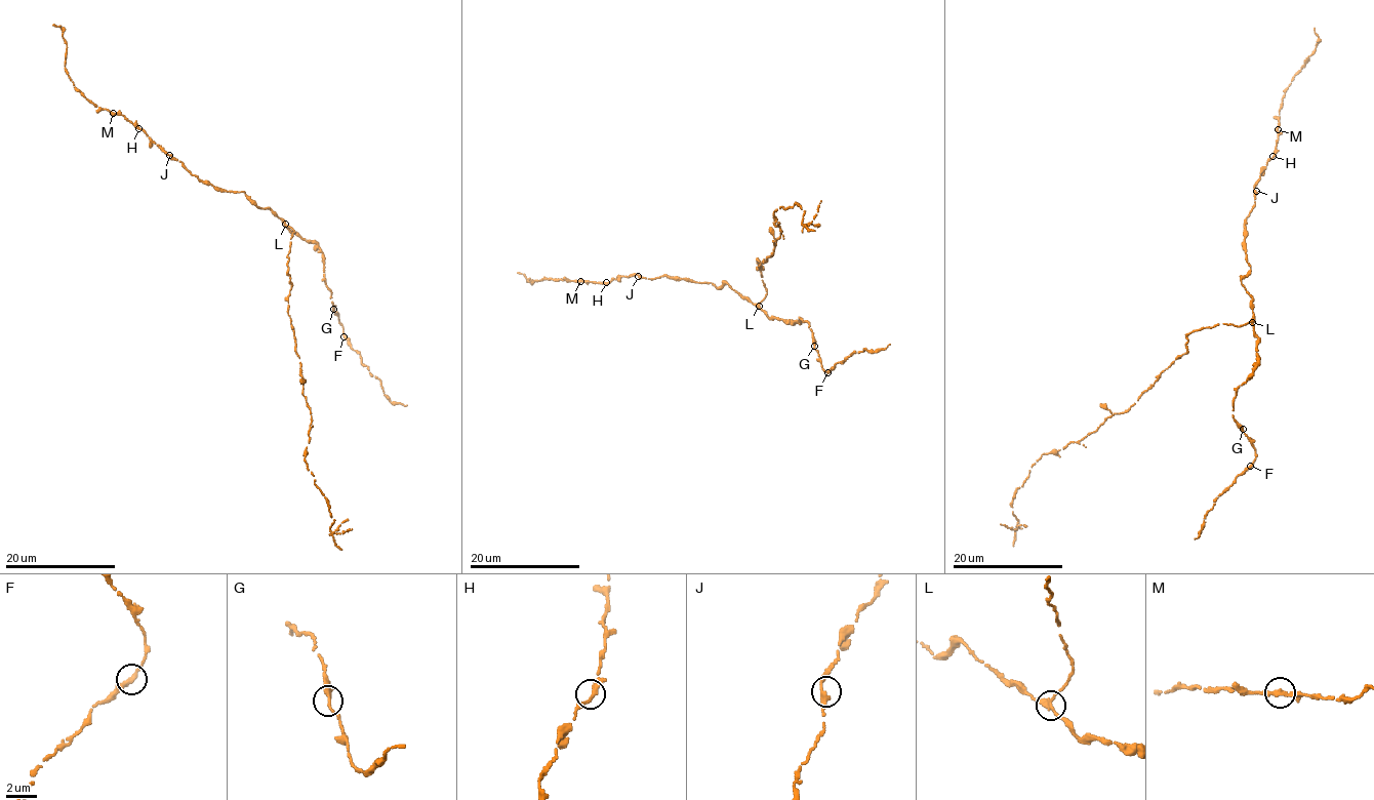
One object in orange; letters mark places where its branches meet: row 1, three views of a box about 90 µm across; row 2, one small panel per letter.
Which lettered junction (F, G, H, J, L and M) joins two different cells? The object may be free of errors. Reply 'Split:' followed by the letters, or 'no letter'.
Split: L

